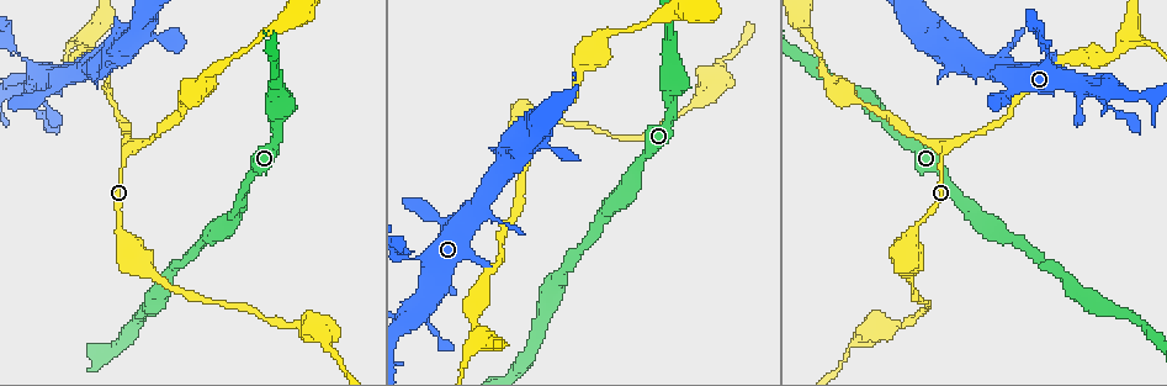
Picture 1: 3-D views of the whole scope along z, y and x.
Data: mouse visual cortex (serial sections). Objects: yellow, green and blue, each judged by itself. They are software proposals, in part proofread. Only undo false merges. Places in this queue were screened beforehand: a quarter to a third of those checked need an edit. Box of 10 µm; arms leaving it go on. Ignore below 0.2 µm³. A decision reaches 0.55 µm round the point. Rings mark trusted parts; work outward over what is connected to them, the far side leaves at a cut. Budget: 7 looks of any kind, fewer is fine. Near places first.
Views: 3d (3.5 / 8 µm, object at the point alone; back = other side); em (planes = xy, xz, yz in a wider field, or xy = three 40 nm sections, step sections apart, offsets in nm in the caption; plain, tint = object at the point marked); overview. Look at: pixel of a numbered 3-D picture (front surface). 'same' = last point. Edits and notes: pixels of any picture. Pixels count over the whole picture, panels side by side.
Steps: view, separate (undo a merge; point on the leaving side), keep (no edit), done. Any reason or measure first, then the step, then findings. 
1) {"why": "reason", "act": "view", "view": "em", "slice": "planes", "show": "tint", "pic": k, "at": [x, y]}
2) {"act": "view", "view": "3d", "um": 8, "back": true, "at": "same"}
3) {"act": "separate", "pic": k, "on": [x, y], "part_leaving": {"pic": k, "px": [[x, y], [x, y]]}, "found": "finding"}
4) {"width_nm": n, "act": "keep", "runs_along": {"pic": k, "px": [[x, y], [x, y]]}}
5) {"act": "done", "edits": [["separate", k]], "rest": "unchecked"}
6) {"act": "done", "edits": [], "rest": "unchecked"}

{"why": "a narrow waist", "act": "view", "view": "3d", "um": 8, "pic": 1, "at": [1049, 57]}

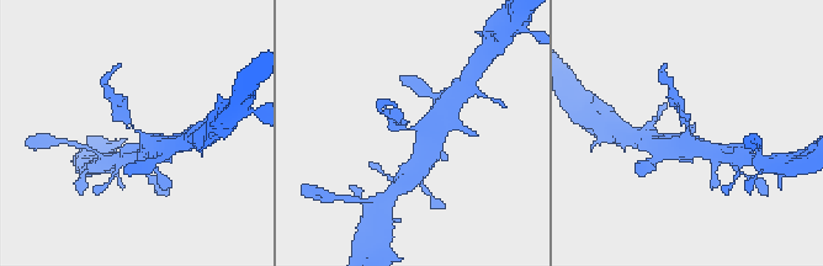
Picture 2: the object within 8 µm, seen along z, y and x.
{"act": "view", "view": "em", "slice": "xy", "step": 1, "show": "tint", "at": "same"}

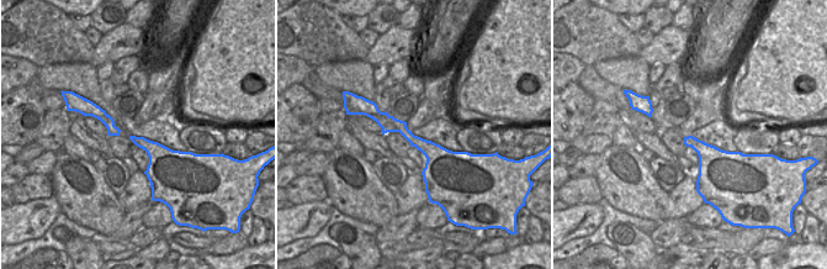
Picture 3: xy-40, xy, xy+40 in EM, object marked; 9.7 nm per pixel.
{"act": "keep", "runs_along": {"pic": 3, "px": [[367, 111], [438, 157], [464, 156]]}, "found": "all the same cell"}

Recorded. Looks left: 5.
{"why": "branch point", "act": "view", "view": "3d", "um": 3.5, "pic": 1, "at": [131, 148]}

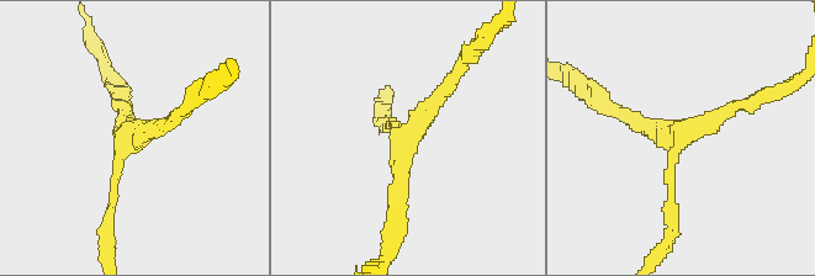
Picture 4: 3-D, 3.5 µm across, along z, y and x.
{"arms": 3, "arm_widths_nm": [150, 200, 200], "why": "now the EM", "act": "view", "view": "em", "slice": "xy", "step": 2, "show": "tint", "pic": 4, "at": [128, 138]}

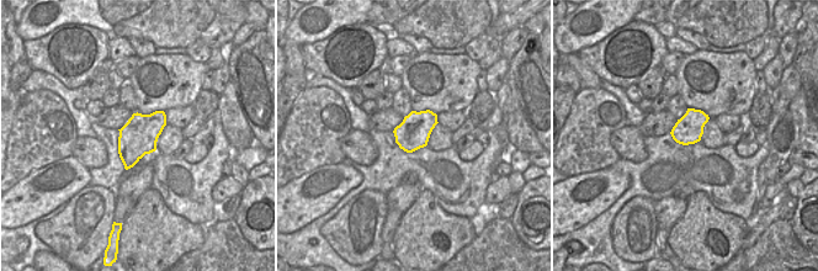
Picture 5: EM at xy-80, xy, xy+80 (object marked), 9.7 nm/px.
{"act": "keep", "runs_along": {"pic": 4, "px": [[110, 215], [117, 150], [178, 113]]}, "found": "all the same cell"}

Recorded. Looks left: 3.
{"why": "thin neck", "act": "view", "view": "3d", "um": 3.5, "pic": 1, "at": [478, 341]}

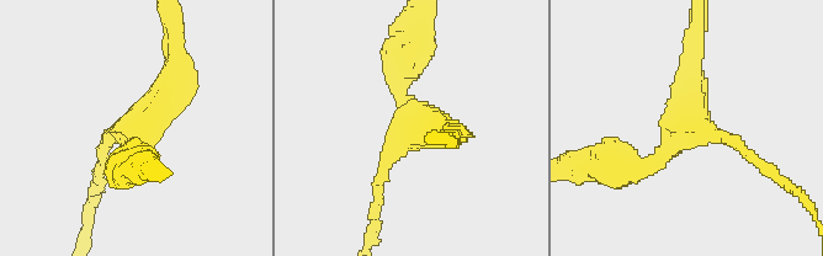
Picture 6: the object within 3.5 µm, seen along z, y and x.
{"act": "view", "view": "em", "slice": "planes", "show": "tint", "pic": 6, "at": [690, 127]}

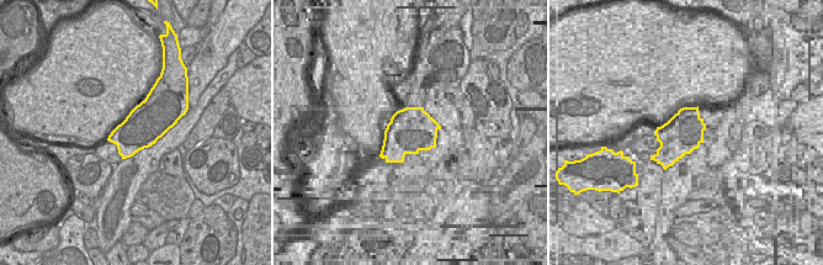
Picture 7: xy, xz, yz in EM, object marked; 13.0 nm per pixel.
{"width_nm": 500, "act": "keep", "runs_along": {"pic": 6, "px": [[624, 166], [656, 163], [688, 128], [690, 60]]}, "found": "continuous, no second cell"}

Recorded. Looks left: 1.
{"act": "done", "edits": [], "rest": "unchecked"}

